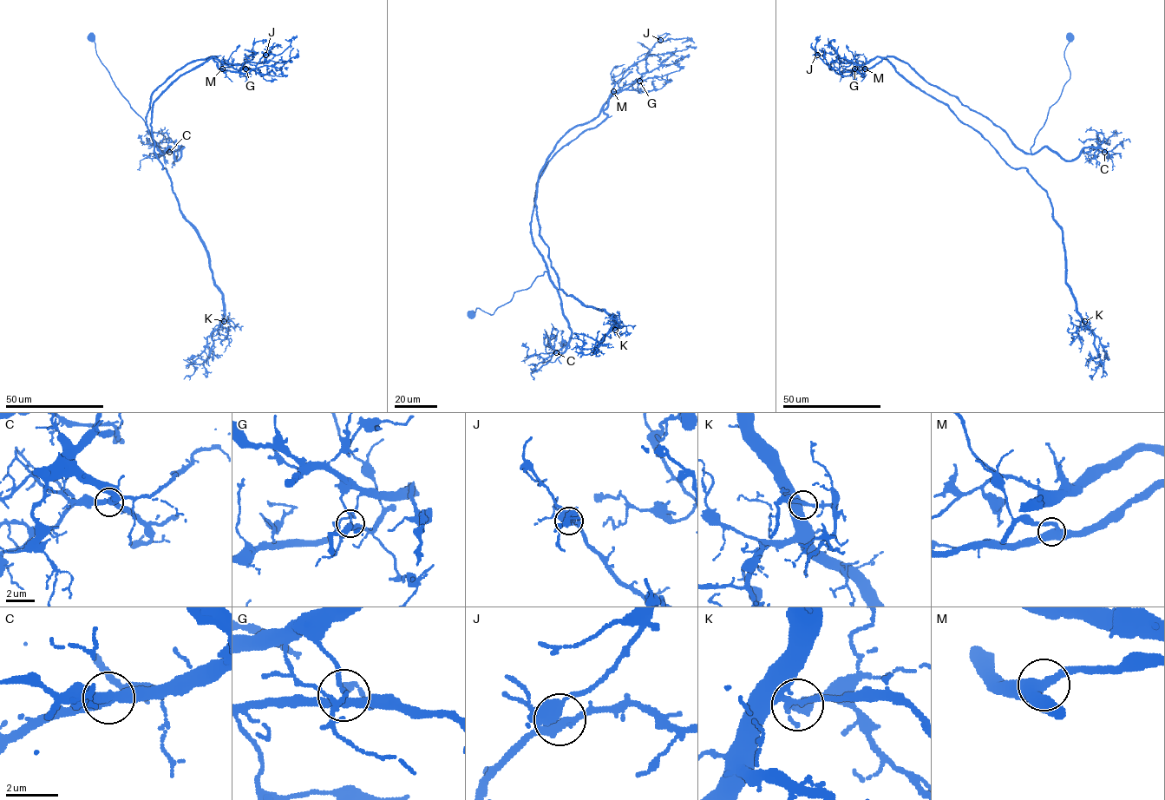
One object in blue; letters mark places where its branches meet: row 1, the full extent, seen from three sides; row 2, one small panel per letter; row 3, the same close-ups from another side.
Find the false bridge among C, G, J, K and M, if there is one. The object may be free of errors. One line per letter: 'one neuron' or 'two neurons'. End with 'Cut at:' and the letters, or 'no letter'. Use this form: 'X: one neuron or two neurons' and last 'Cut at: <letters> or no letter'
C: one neuron
G: two neurons
J: one neuron
K: one neuron
M: one neuron
Cut at: G

